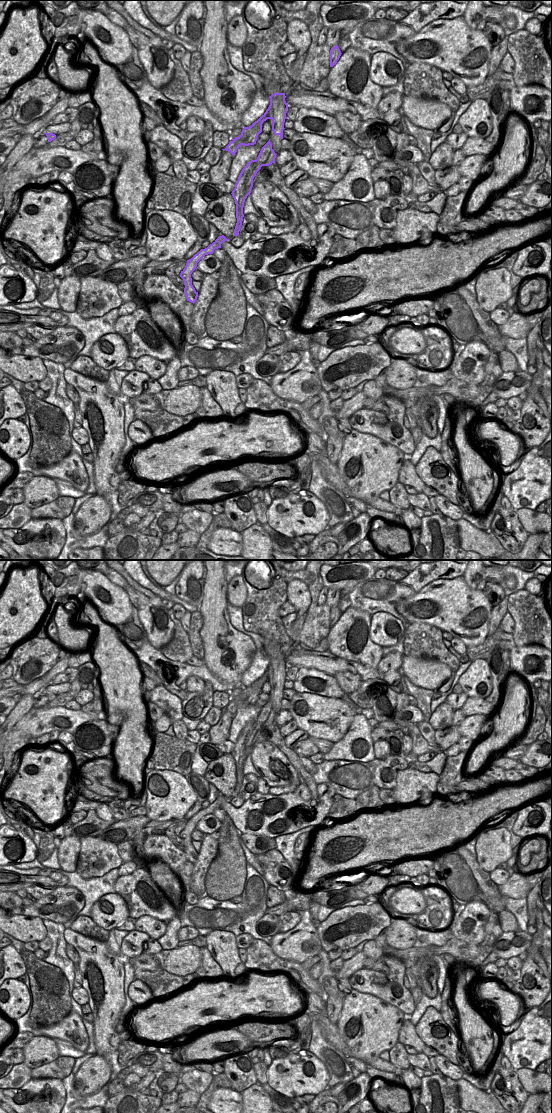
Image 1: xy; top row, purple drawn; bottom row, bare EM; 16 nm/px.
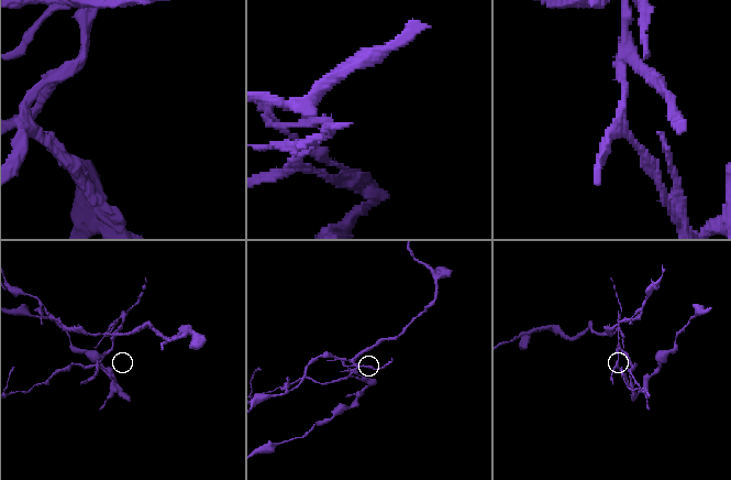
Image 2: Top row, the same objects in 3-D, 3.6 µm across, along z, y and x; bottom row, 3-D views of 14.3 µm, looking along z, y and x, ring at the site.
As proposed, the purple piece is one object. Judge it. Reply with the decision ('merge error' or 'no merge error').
merge error

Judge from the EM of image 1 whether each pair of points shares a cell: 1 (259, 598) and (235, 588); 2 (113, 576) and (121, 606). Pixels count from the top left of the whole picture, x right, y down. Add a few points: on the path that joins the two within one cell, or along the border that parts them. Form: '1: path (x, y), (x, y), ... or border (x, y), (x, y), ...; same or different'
1: border (240, 575), (246, 587), (246, 600), (241, 607); different
2: border (105, 576), (122, 588); different

